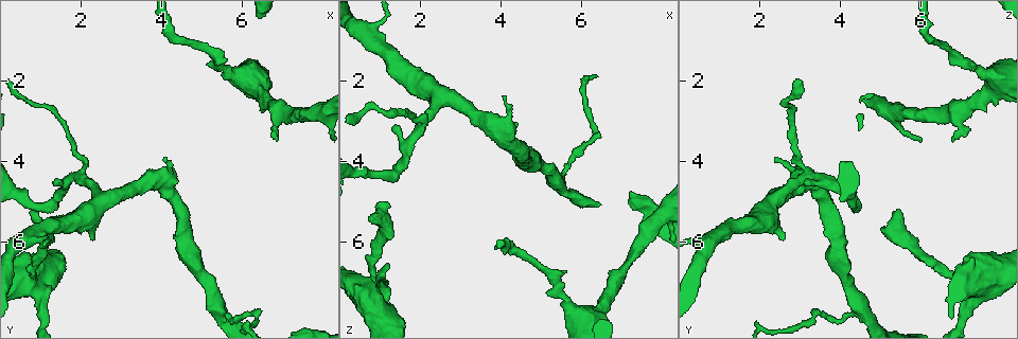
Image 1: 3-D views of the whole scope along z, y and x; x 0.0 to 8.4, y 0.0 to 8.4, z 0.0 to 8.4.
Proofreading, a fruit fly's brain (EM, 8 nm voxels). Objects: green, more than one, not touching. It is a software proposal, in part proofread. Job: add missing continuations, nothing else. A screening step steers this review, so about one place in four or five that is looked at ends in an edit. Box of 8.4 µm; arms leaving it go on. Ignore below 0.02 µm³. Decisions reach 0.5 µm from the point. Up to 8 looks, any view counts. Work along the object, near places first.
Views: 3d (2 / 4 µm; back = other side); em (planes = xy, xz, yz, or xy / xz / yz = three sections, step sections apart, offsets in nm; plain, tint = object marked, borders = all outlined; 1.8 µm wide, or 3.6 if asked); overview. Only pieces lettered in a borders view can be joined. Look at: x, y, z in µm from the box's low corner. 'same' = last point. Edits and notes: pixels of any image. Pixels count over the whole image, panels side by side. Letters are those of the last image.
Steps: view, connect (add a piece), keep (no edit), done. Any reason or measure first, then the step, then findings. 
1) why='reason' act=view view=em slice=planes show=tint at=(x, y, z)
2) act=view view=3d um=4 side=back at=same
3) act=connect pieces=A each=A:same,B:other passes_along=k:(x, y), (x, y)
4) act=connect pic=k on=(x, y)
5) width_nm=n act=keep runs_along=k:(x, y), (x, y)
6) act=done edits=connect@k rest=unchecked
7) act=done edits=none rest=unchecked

why='side arm on a straight run' act=view view=3d um=4 at=(5.35, 7.55, 4.50)

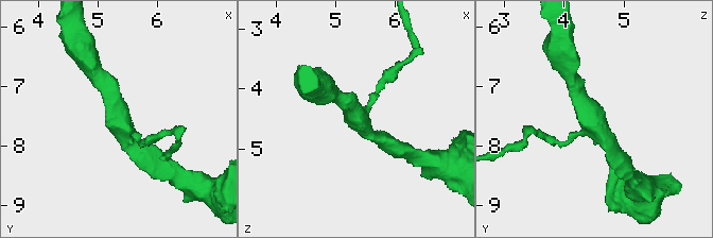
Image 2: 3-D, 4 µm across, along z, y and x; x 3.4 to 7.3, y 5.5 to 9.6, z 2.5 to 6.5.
arms=3 act=view view=em slice=planes show=borders at=(5.45, 7.60, 4.45)

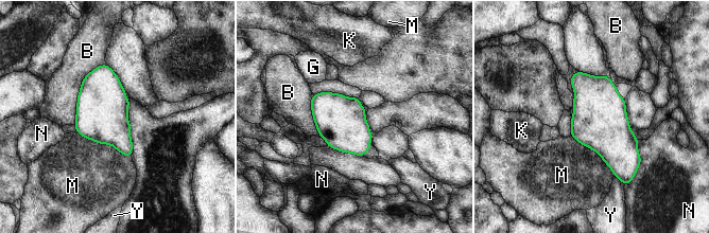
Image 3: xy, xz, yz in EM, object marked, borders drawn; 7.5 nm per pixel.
width_nm=360 act=keep each=B:other,G:other,K:other,M:other,N:other,Y:other border=3:(76, 132), (110, 144), (131, 157) found='none of them fits'

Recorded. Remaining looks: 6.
why='branch stops here' act=view view=em slice=xz step=16 show=borders at=(4.10, 3.95, 2.35)

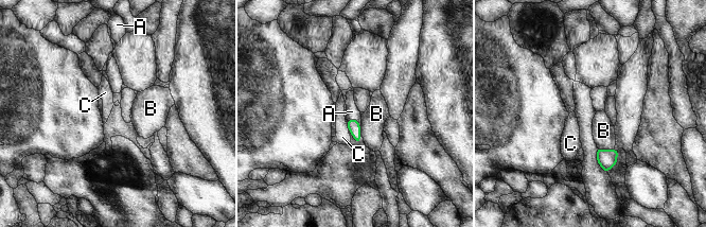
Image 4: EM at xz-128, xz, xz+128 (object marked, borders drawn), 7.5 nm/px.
why='another direction' act=view view=em slice=planes show=borders at=same

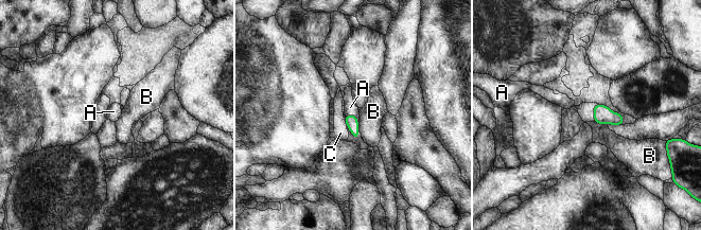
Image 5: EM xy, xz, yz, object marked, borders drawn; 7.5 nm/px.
width_nm=90 act=connect pieces=A each=A:same,B:other,C:other passes_along=5:(351, 121), (356, 119), (350, 107) found='it goes on there'

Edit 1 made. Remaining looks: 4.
why='branch stops here' act=view view=em slice=planes show=tint at=(1.40, 4.55, 3.10)

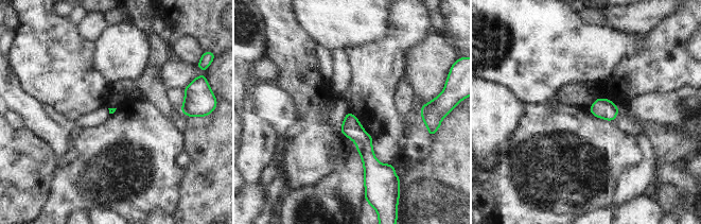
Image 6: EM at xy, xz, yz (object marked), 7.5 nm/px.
act=view view=em slice=planes show=borders at=same

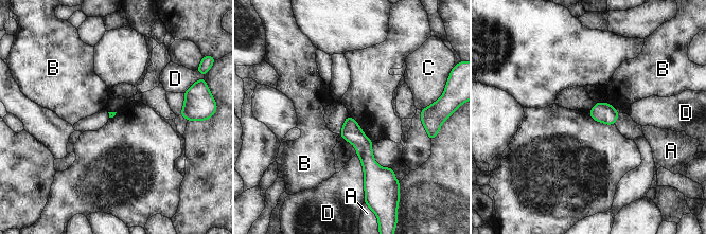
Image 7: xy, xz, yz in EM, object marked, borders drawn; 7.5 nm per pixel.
act=keep each=A:other,B:other,C:other,D:other runs_along=7:(349, 120), (364, 146), (368, 178) found='no lettered piece goes on from it'

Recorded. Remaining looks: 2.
act=done edits=connect@5 rest=unchecked

